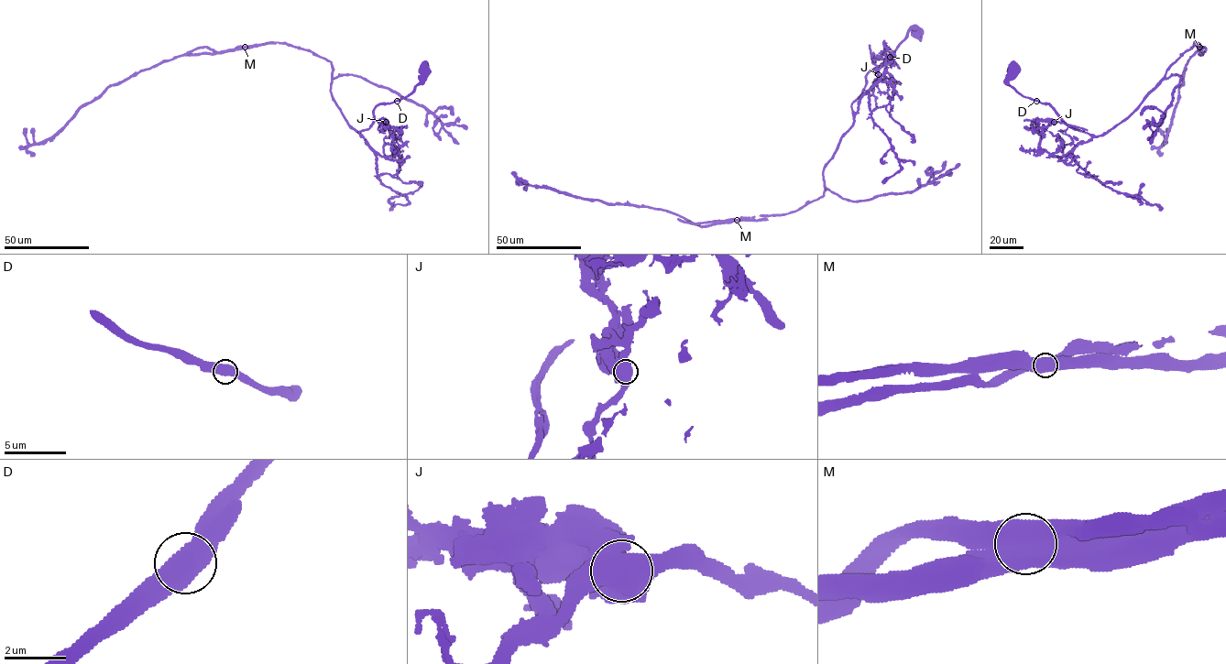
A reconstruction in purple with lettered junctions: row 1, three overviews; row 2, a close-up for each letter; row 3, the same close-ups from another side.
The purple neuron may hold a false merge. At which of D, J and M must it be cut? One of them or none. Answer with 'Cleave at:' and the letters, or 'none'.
Cleave at: M

